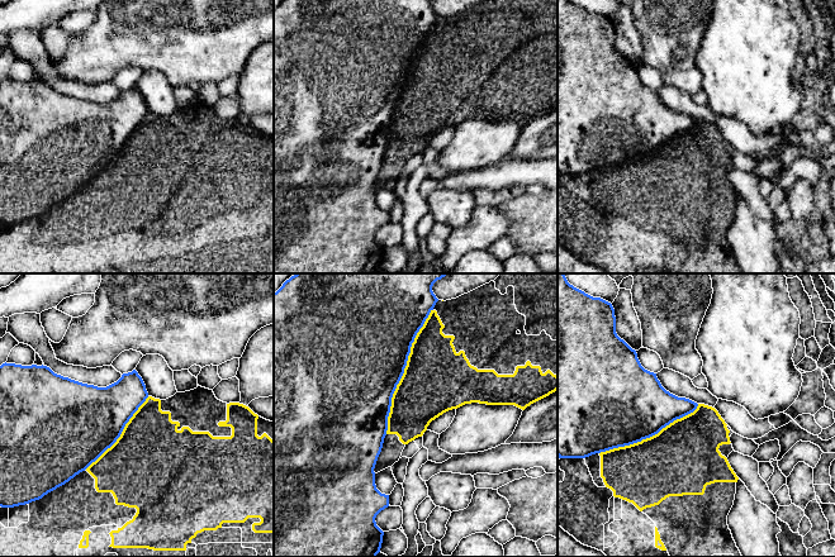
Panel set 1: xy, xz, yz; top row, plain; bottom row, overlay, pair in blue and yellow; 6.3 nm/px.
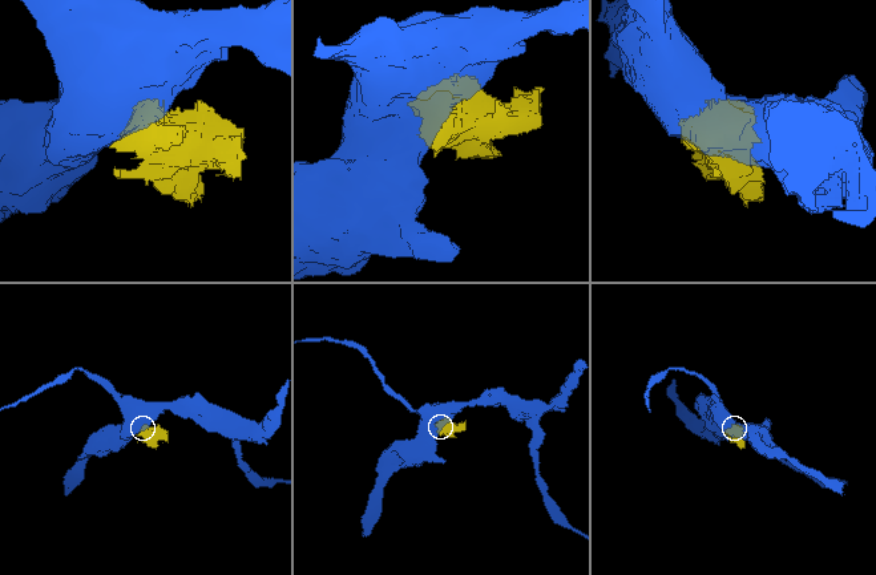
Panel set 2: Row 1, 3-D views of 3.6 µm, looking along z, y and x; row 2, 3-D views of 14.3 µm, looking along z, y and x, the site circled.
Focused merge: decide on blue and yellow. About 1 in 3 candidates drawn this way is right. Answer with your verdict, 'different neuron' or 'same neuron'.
different neuron

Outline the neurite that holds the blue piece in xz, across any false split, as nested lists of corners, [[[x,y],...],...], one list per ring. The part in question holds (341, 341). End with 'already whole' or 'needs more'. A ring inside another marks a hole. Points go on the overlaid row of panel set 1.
[[[295,273],[274,292],[274,557],[376,557],[380,552],[384,532],[376,525],[375,518],[381,510],[389,506],[389,495],[381,494],[376,489],[374,468],[388,430],[392,397],[404,373],[412,343],[438,301],[432,291],[432,286],[446,275],[447,273]]]; already whole

